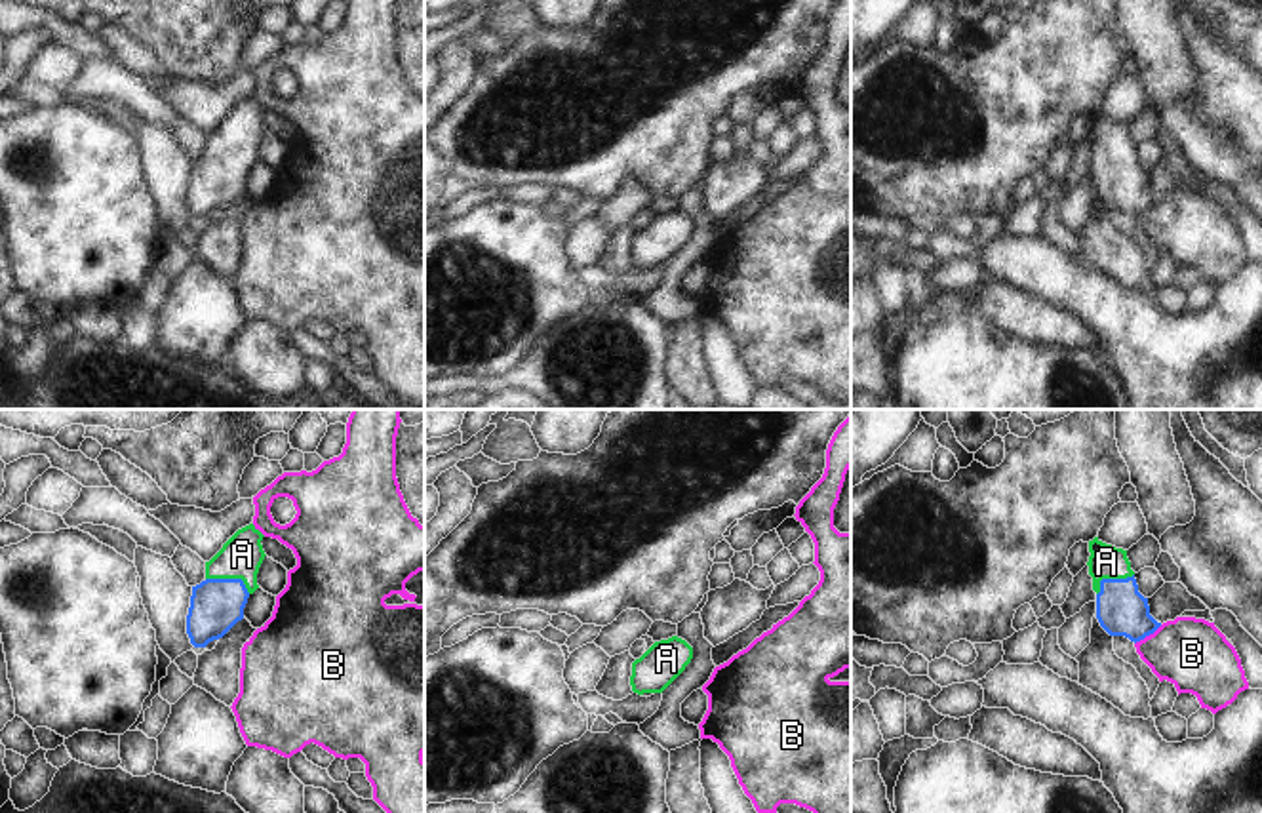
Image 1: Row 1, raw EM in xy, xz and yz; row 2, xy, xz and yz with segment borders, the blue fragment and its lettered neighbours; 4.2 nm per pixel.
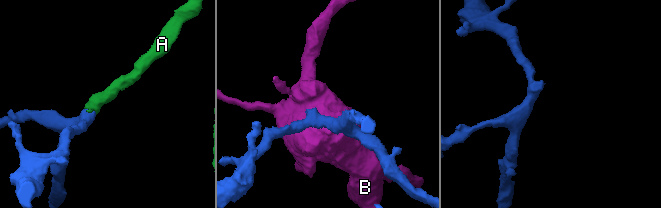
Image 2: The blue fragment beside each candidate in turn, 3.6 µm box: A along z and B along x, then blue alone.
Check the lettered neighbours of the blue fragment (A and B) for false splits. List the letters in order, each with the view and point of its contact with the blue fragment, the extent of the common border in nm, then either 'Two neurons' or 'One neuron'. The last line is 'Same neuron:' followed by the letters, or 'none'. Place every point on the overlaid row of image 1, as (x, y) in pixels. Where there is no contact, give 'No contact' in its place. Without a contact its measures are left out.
A: Touches blue at xy (231, 579). Shared border 200 nm. One neuron
B: Touches blue at yz (1148, 634). Shared border 150 nm. Two neurons
Same neuron: A

